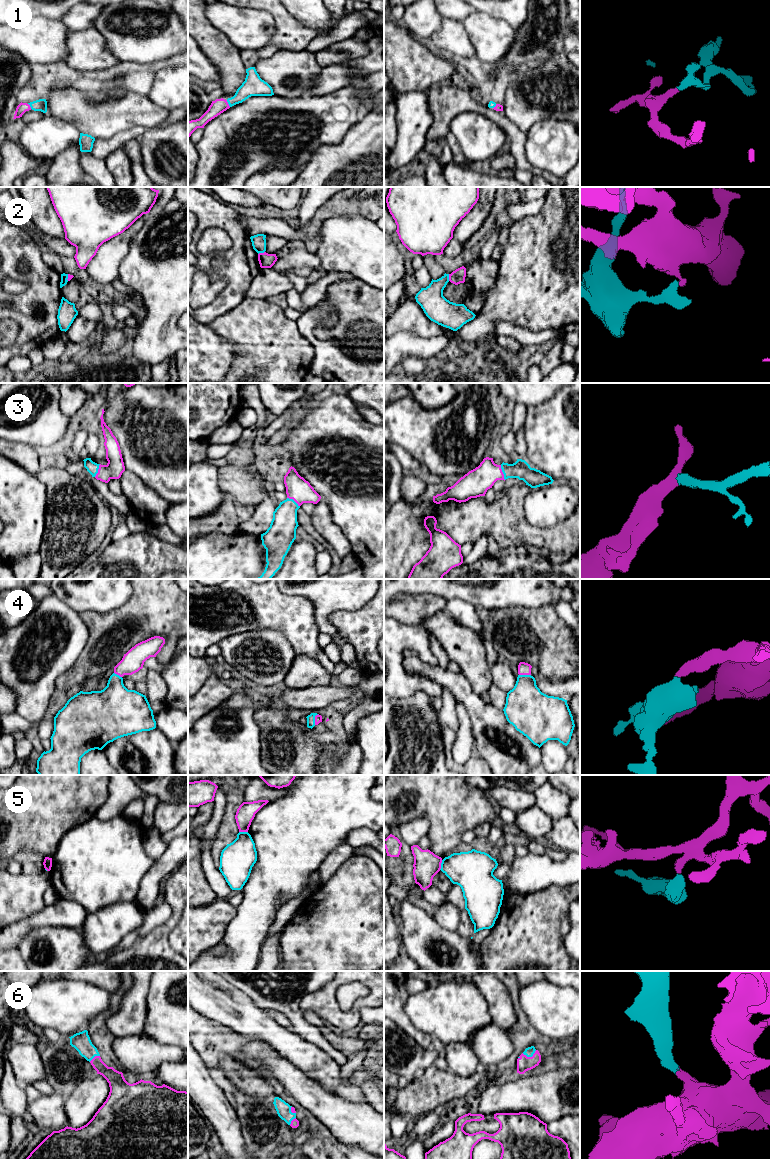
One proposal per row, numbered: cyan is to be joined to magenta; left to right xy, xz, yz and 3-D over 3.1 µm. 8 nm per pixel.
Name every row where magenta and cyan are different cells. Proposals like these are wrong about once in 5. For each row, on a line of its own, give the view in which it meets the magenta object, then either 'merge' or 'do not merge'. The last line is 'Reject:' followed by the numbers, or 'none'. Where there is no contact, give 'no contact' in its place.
1: xz | merge
2: xz | do not merge
3: yz | merge
4: xz | merge
5: yz | do not merge
6: yz | merge
Reject: 2, 5

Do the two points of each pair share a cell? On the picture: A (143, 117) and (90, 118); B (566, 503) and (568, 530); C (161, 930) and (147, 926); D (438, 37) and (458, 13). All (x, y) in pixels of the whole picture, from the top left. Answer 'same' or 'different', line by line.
A: same
B: different
C: different
D: different

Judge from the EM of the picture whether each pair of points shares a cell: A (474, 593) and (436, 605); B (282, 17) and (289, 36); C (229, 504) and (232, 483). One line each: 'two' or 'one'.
A: two
B: one
C: two

